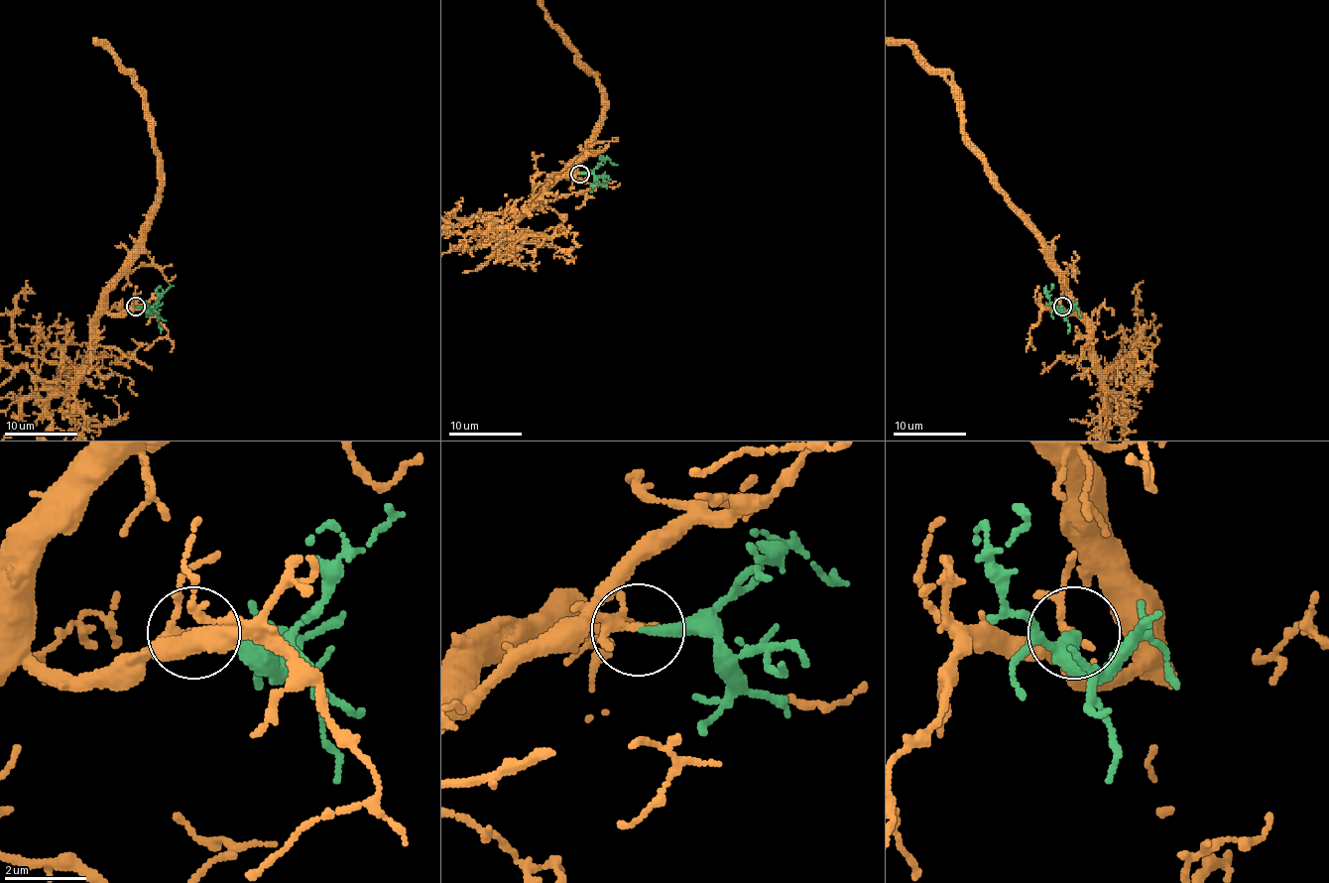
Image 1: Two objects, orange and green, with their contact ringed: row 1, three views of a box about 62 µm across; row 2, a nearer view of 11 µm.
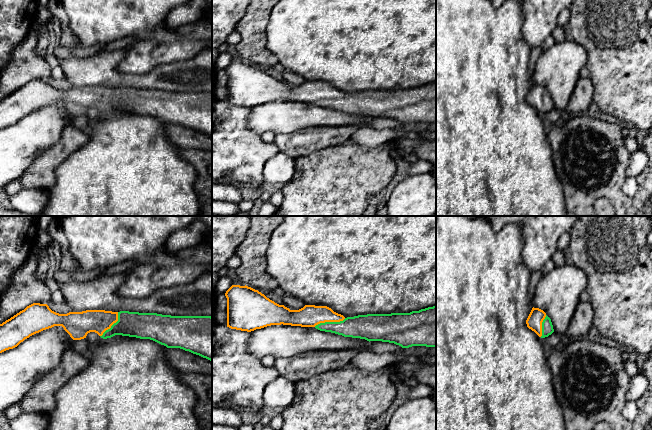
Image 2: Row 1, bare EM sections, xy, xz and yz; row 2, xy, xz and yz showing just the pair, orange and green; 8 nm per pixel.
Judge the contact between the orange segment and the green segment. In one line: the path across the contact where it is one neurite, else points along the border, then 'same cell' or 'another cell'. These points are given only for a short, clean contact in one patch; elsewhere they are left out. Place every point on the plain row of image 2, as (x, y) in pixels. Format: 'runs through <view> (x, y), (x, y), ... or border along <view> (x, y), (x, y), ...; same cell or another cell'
runs through xz (310, 91), (319, 92), (329, 97), (342, 102), (359, 102); same cell

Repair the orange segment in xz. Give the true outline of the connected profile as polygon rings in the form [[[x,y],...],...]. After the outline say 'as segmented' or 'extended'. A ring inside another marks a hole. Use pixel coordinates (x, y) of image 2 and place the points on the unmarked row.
[[[232,61],[225,69],[227,74],[227,103],[251,108],[271,101],[315,103],[344,113],[367,117],[394,119],[402,124],[412,122],[436,123],[436,82],[410,89],[367,90],[345,94],[327,82],[305,81],[299,86],[290,86],[267,74],[248,62]]]; extended

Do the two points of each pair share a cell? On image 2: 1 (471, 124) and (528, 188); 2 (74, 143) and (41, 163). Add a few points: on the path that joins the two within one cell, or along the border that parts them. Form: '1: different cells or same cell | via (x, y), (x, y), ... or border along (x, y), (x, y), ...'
1: same cell | via (480, 140), (512, 172)
2: same cell | via (66, 145), (49, 159)

